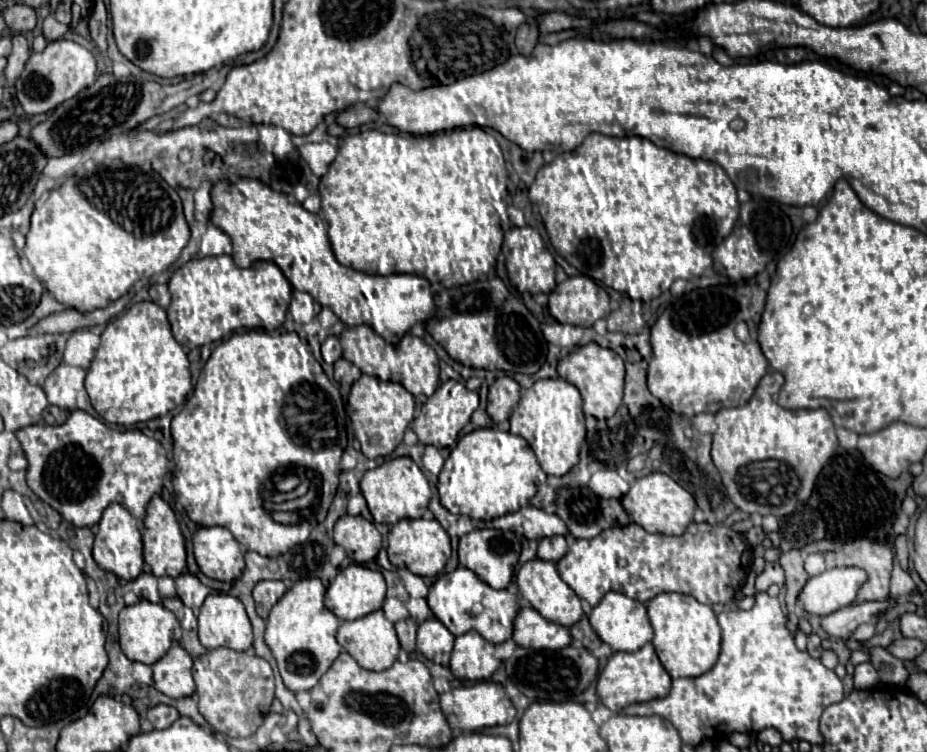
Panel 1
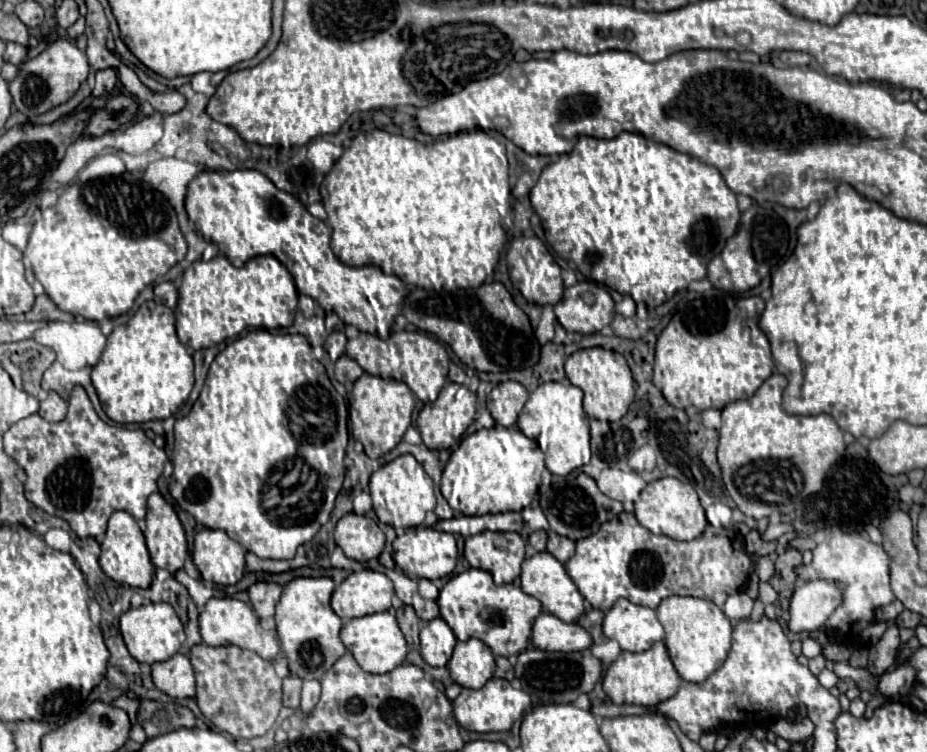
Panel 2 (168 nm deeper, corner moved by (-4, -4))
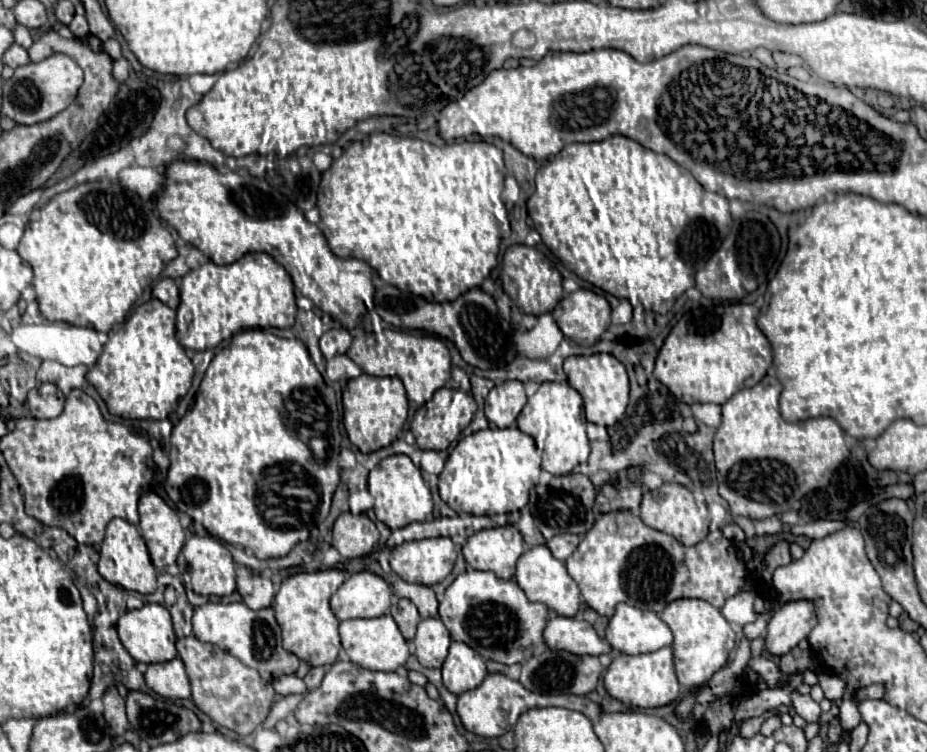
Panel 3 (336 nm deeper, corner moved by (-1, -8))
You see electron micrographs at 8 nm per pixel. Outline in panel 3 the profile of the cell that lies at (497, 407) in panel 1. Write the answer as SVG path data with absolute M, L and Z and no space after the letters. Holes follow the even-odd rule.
M517 380L497 382L489 396L485 398L485 416L497 428L511 428L515 426L515 418L525 406L527 396L525 388Z

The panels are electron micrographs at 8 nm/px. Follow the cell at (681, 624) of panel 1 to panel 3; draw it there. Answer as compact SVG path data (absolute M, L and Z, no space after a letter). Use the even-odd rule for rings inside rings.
M673 600L659 618L673 632L673 662L677 680L683 688L703 686L727 660L735 648L735 632L723 614L705 600Z

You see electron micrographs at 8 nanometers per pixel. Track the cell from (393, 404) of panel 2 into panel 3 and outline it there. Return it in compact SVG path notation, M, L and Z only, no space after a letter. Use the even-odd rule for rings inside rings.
M361 374L357 380L349 380L343 392L343 424L349 440L363 454L371 454L395 442L407 420L407 410L407 394L399 378L377 378Z

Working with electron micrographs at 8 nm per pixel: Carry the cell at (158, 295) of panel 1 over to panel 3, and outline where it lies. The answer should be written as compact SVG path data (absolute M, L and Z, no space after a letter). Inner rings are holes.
M163 278L163 280L155 282L153 284L153 296L159 298L163 304L167 304L173 310L179 306L179 288L171 278Z

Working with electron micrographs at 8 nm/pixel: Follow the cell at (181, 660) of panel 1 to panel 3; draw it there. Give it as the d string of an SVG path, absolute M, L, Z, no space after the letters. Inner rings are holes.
M173 658L163 664L149 664L145 672L145 682L153 692L157 692L163 698L169 700L191 698L189 678L185 674L181 658Z

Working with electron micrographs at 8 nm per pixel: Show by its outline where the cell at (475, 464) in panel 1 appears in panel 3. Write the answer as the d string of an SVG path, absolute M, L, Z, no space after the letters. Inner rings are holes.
M487 428L459 440L439 474L439 494L455 512L475 516L509 514L529 502L529 490L539 482L541 452L535 440L519 428Z

